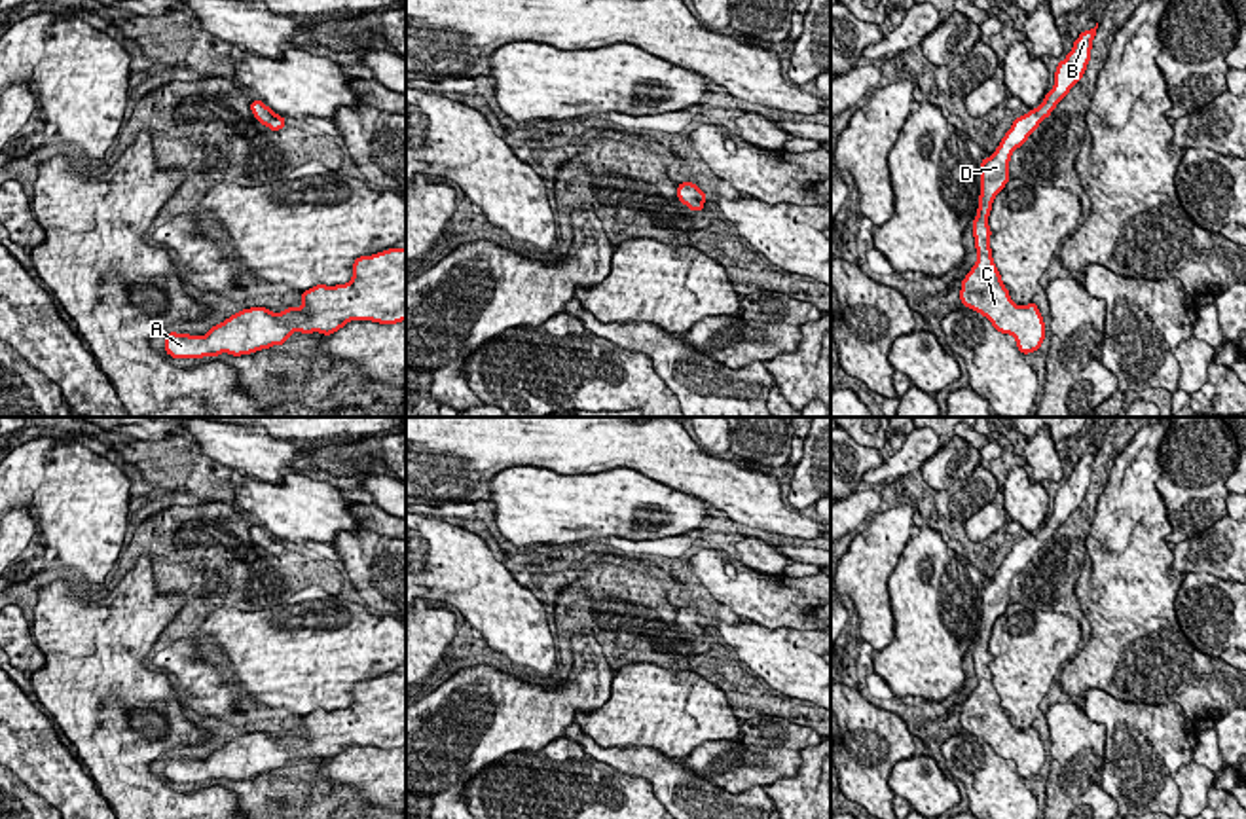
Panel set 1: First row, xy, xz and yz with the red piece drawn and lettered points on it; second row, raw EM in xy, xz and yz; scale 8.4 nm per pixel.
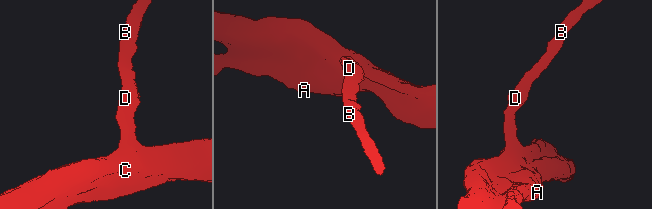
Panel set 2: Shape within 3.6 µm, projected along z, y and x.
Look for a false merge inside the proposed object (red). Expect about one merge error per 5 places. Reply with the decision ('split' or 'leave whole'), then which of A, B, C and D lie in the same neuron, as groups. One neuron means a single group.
leave whole; groups A B C D

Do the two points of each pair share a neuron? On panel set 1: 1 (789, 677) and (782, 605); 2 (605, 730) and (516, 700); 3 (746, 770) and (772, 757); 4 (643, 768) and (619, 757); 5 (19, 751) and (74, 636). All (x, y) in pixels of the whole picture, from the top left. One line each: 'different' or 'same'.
1: different
2: different
3: same
4: same
5: different

